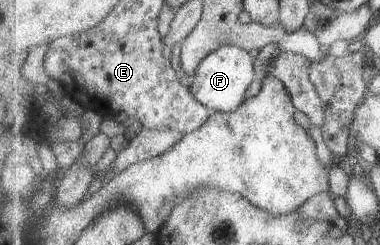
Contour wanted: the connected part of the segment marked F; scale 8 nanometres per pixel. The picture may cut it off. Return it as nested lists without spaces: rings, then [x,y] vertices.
[[[224,45],[202,61],[202,65],[191,78],[189,88],[193,97],[208,108],[216,112],[234,112],[246,100],[245,93],[255,79],[258,78],[251,53],[239,46]]]

